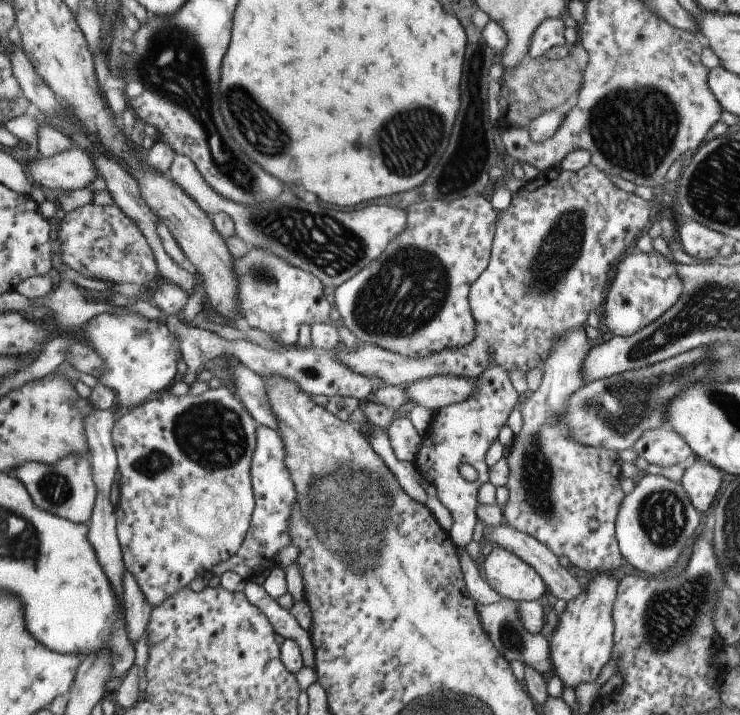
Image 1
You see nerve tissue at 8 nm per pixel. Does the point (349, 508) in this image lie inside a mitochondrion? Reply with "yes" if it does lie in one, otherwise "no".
yes

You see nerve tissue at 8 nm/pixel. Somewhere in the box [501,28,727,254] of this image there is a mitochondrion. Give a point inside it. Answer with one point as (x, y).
(634, 129)

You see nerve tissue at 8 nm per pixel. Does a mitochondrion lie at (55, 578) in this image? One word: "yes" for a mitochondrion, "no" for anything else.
no

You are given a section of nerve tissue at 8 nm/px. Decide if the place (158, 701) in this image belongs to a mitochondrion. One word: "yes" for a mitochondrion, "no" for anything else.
no

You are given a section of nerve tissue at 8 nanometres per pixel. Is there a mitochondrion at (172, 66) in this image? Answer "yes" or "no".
yes

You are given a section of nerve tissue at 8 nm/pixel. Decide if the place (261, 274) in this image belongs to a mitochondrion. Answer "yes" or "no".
yes

